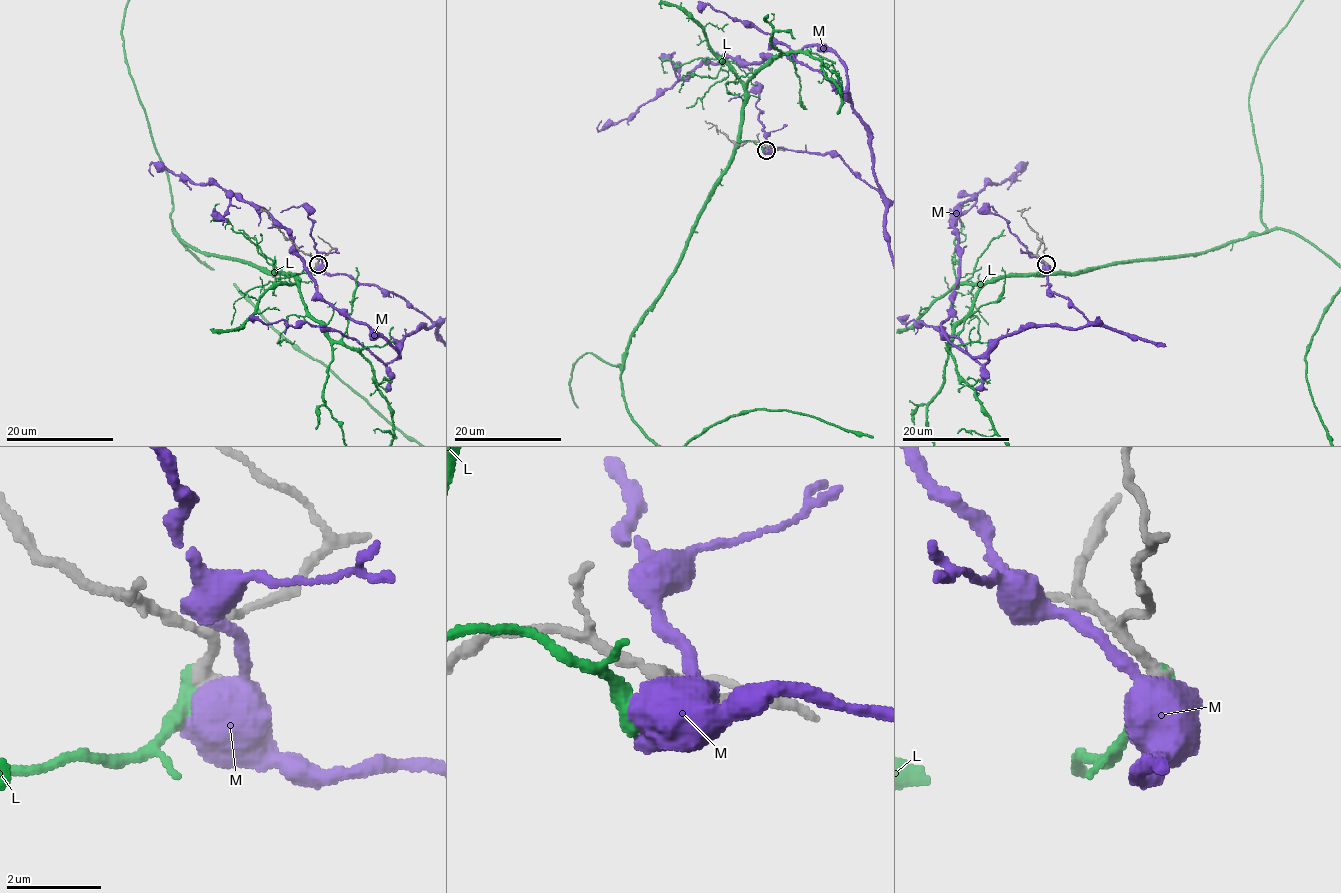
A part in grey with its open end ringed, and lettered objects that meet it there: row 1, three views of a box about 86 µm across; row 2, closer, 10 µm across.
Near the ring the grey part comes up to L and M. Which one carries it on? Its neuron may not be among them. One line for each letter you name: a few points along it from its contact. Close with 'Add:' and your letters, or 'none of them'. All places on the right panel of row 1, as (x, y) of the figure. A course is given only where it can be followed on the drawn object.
Add: L

